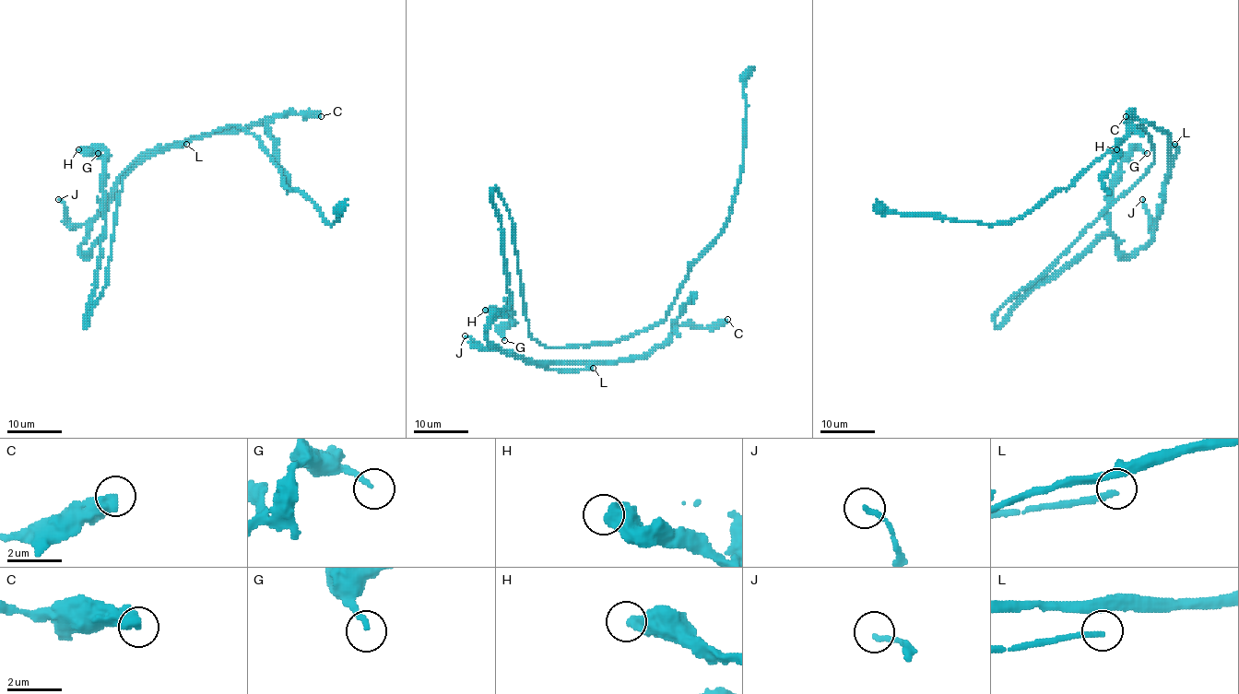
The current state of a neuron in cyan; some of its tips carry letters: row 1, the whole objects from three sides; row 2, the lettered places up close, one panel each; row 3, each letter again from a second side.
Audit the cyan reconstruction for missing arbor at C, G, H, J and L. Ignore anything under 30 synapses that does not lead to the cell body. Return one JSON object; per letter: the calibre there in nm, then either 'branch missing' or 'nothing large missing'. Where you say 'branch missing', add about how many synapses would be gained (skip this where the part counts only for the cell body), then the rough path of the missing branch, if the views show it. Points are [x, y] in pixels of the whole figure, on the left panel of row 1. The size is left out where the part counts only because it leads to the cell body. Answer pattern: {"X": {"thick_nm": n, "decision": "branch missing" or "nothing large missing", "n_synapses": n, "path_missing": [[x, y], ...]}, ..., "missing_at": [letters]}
{"C": {"thick_nm": 550, "decision": "nothing large missing"}, "G": {"thick_nm": 150, "decision": "nothing large missing"}, "H": {"thick_nm": 550, "decision": "nothing large missing"}, "J": {"thick_nm": 170, "decision": "nothing large missing"}, "L": {"thick_nm": 150, "decision": "branch missing", "n_synapses": 45, "path_missing": [[186, 144], [245, 134], [298, 189], [308, 194], [301, 194]]}, "missing_at": ["L"]}

